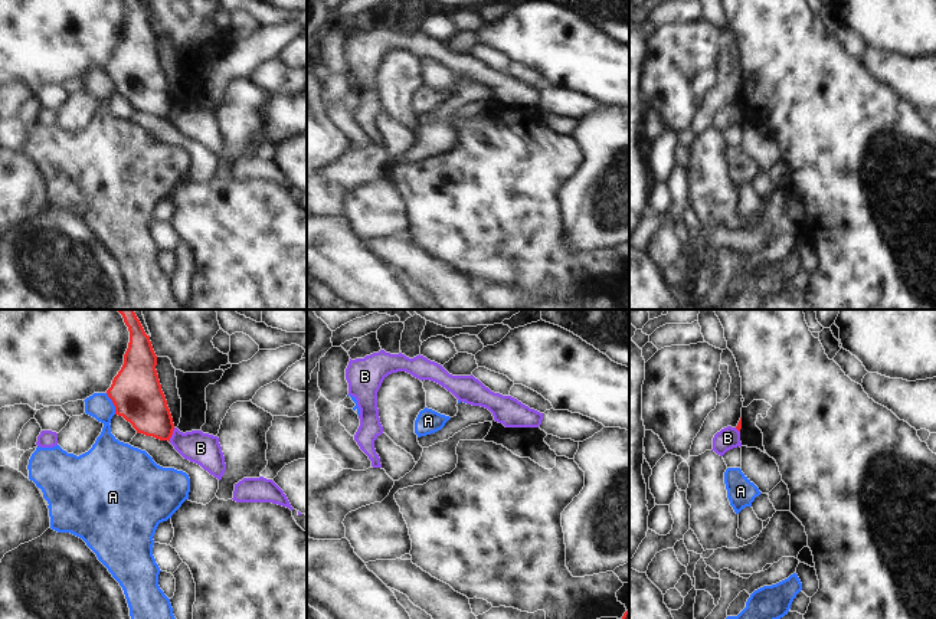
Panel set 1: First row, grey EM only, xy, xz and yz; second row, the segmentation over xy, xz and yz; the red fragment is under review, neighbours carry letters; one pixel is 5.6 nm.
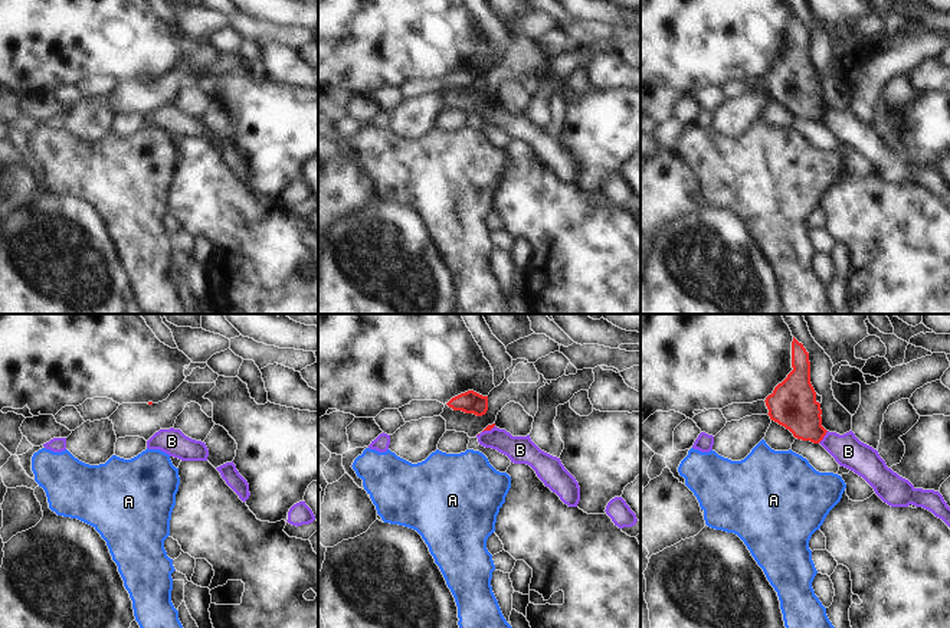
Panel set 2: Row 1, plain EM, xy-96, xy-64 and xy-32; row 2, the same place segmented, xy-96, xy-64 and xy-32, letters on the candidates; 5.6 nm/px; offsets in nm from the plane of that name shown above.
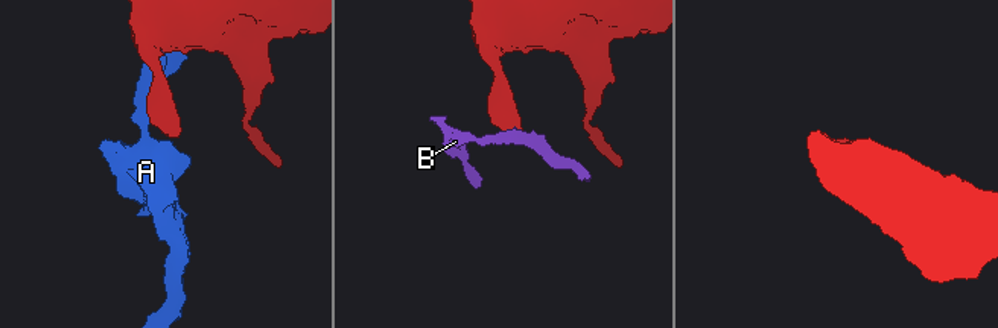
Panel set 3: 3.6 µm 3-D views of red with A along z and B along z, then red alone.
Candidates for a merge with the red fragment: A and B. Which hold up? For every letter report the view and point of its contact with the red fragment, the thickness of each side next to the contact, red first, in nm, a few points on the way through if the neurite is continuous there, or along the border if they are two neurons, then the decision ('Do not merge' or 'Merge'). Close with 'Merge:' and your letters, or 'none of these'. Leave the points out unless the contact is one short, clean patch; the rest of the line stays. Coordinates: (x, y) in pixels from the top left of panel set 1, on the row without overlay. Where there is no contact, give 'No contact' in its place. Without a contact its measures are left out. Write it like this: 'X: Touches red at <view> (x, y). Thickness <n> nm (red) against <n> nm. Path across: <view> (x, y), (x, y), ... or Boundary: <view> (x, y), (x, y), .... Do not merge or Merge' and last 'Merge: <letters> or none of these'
A: Touches red at xy (113, 79). Thickness 280 nm (red) against 140 nm. Do not merge
B: Touches red at xy (172, 111). Thickness 260 nm (red) against 180 nm. Boundary: xy (174, 105), (169, 118). Do not merge
Merge: none of these.

